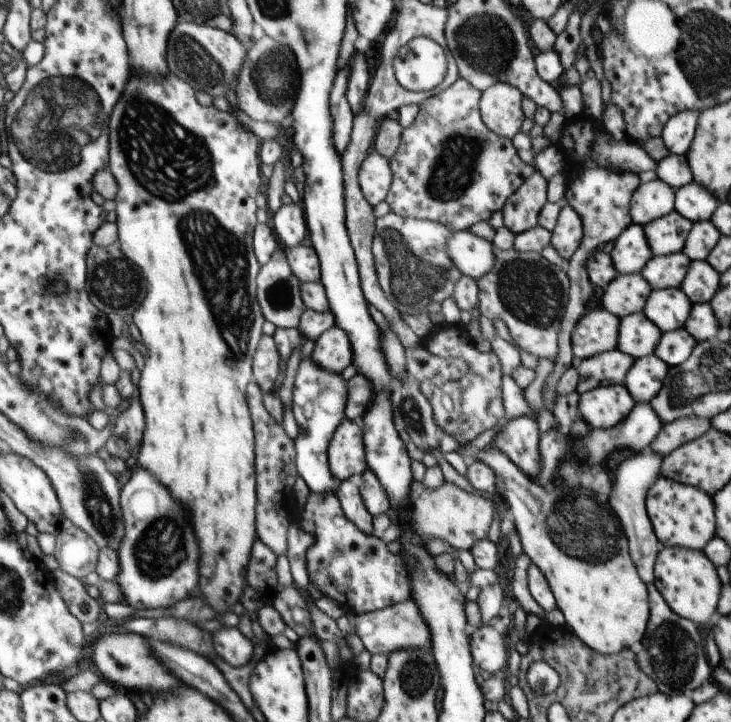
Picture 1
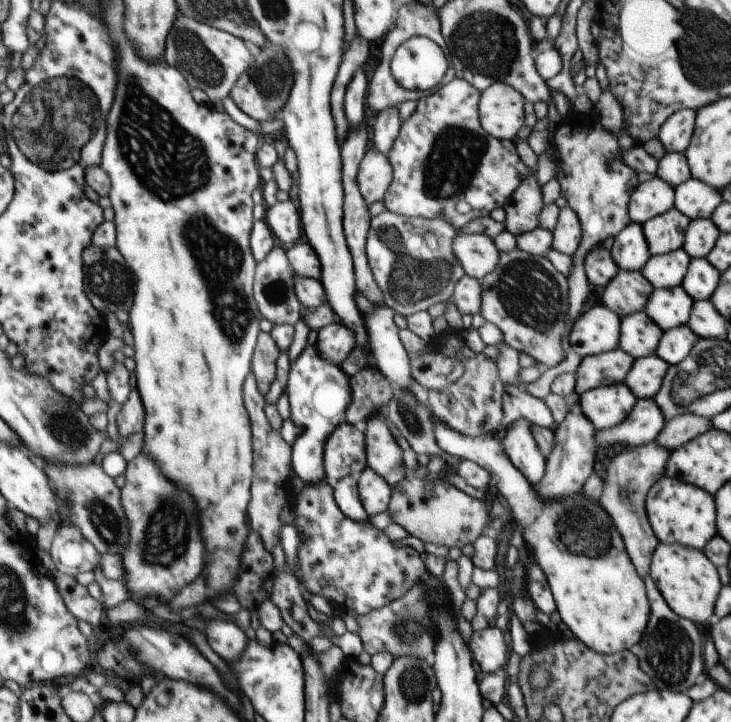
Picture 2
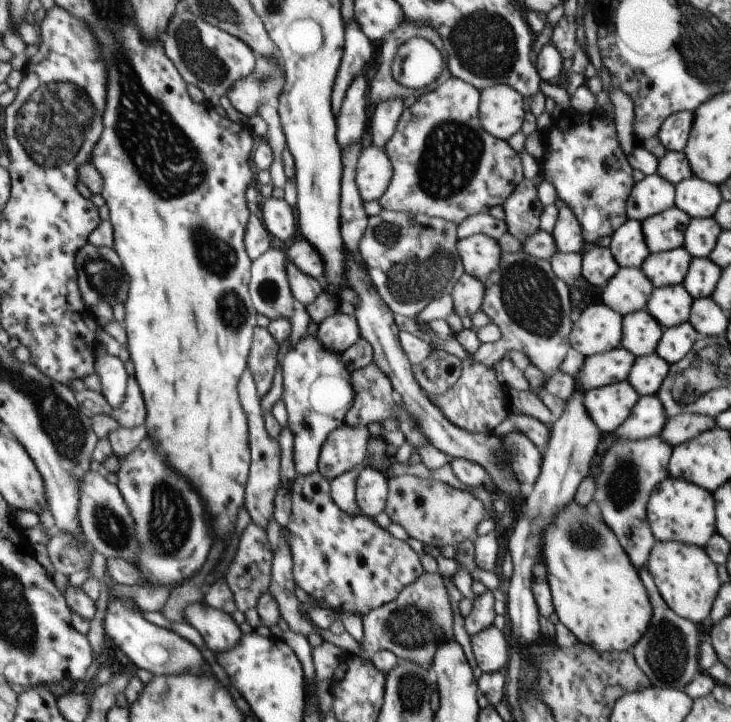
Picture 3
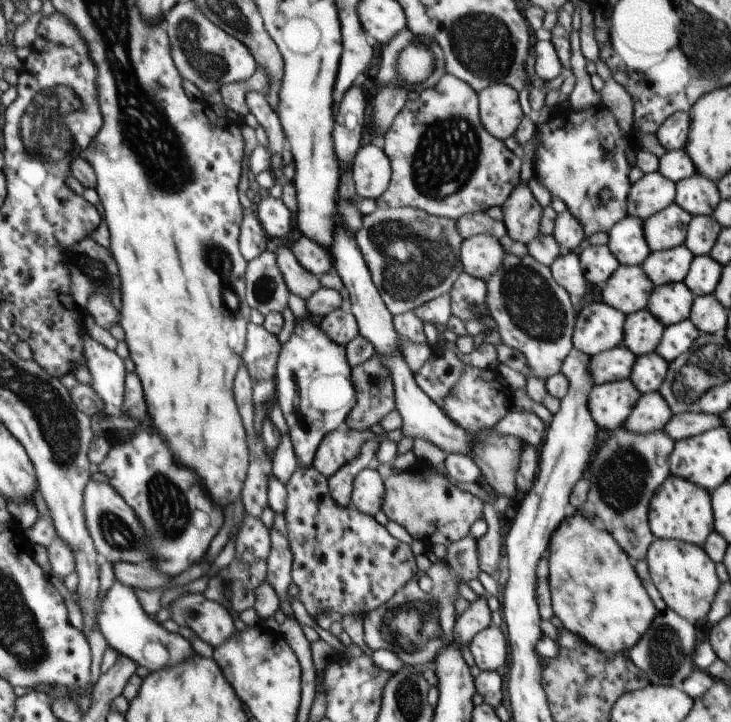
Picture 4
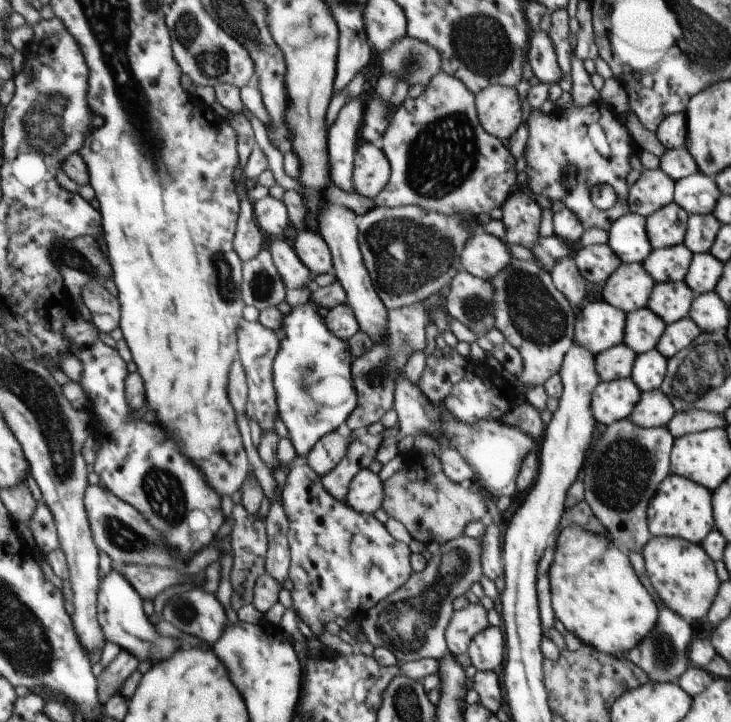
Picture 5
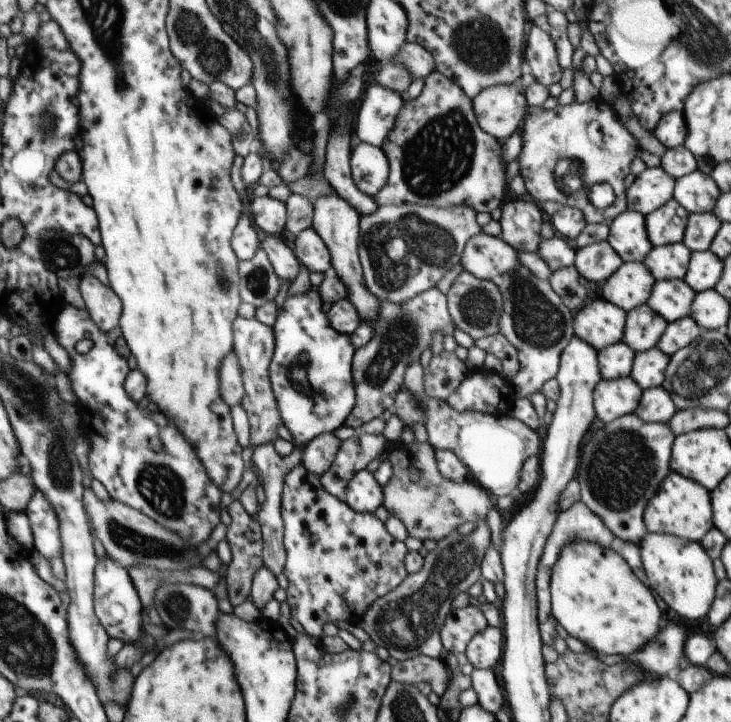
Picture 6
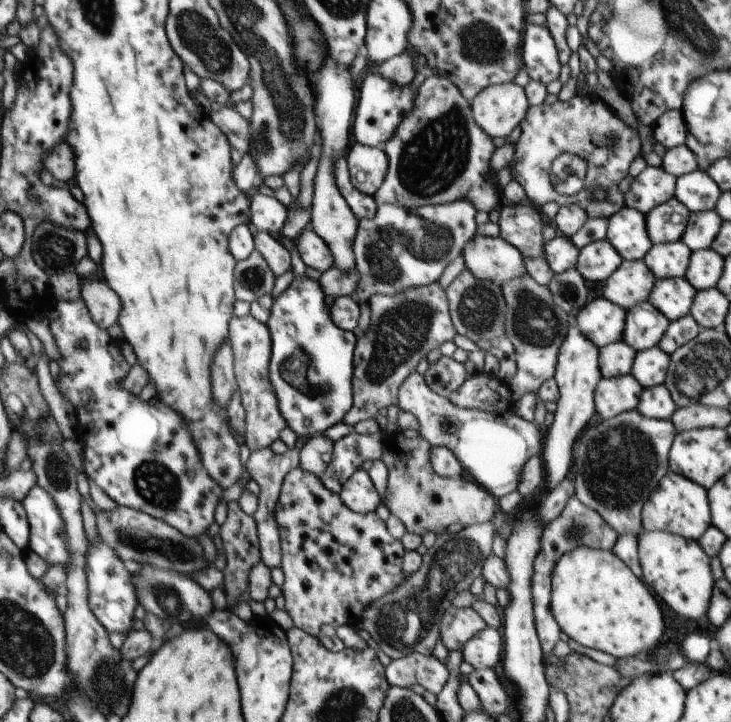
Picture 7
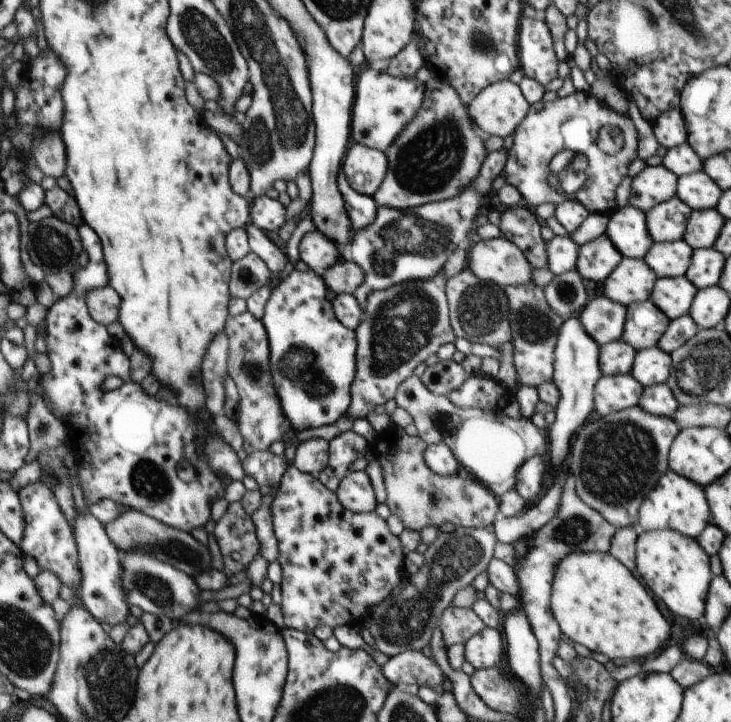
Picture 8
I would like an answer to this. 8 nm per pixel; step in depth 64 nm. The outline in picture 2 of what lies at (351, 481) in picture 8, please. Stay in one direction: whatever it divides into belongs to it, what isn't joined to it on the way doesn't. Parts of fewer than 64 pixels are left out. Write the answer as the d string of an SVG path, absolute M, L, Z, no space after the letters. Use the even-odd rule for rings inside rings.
M366 467L356 481L359 500L366 510L367 516L372 517L377 512L385 512L389 500L389 485L374 469Z

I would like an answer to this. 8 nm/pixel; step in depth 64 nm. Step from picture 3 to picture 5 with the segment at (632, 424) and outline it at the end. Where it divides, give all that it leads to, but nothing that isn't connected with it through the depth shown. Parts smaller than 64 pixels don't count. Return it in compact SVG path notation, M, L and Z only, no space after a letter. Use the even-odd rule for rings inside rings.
M654 389L641 391L641 399L628 420L642 428L666 427L674 414L675 410L666 394L661 389Z

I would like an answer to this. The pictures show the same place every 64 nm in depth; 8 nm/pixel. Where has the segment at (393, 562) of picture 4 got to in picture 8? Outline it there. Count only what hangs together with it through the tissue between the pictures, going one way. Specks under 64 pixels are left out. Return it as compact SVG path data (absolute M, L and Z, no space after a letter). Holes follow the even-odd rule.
M291 466L283 472L271 503L271 522L277 540L277 562L281 567L279 606L283 624L299 632L312 633L316 626L358 625L370 607L387 598L401 580L401 544L375 512L354 513L347 509L317 477Z

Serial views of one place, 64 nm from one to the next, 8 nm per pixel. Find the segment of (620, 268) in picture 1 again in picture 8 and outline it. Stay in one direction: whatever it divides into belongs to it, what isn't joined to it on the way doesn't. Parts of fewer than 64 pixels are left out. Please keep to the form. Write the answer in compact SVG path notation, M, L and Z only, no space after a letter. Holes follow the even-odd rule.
M629 205L617 206L608 216L609 222L606 224L604 234L610 238L611 244L622 257L642 259L653 246L642 209Z

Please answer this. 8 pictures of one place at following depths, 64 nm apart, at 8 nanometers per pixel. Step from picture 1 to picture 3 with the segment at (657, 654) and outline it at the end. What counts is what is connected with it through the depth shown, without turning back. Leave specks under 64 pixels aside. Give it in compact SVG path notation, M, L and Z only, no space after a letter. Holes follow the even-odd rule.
M646 567L638 568L637 571L649 593L650 603L653 605L653 618L650 619L645 634L629 651L633 654L638 667L650 679L651 686L683 690L689 684L689 678L695 676L695 670L697 670L695 624L693 624L693 630L691 630L691 622L680 617L666 604Z

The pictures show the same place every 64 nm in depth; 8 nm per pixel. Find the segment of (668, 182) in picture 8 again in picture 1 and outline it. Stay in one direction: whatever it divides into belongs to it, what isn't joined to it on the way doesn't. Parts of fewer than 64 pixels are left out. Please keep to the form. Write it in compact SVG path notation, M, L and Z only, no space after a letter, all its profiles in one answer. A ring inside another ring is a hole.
M657 177L655 180L639 183L631 195L629 216L636 225L644 225L667 216L674 210L674 189Z

